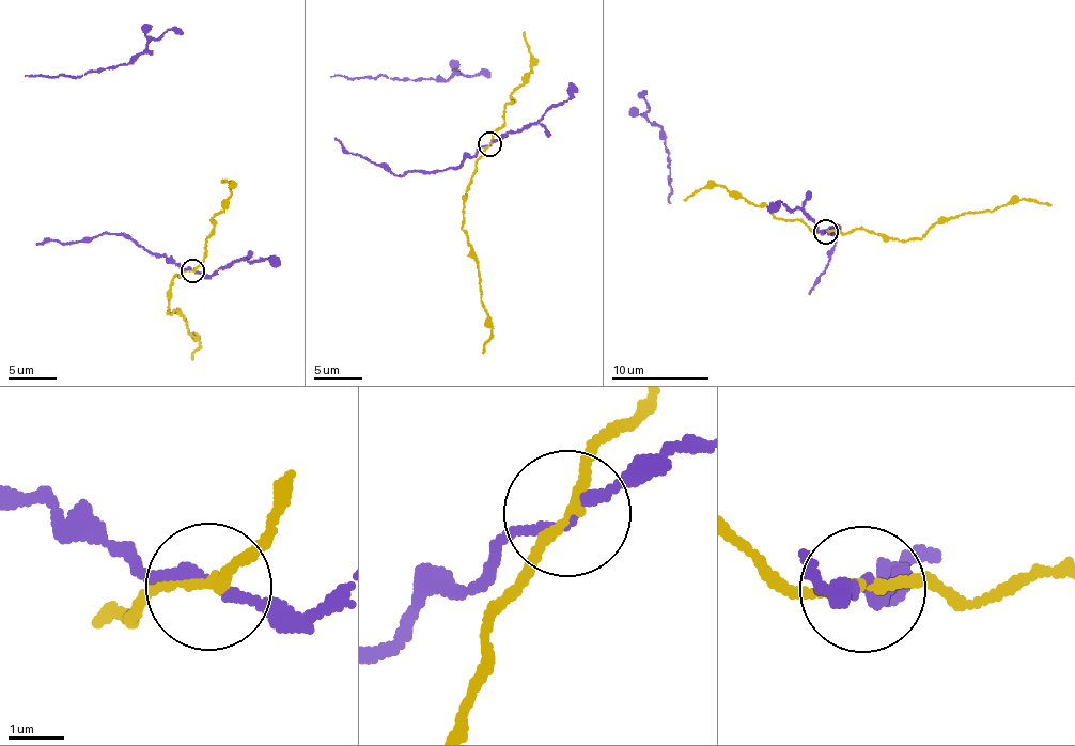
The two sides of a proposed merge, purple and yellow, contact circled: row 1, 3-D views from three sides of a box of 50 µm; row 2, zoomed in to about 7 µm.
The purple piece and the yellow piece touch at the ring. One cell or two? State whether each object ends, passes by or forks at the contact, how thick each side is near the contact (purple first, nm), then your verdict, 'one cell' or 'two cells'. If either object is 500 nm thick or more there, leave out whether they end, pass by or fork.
purple passes by; yellow passes by; 170 nm thick on the purple side, 190 nm on the other; two cells

